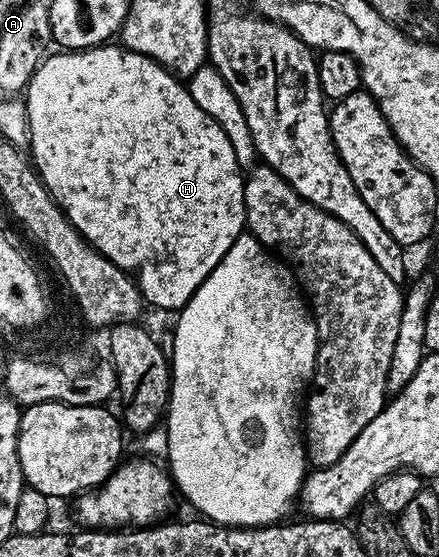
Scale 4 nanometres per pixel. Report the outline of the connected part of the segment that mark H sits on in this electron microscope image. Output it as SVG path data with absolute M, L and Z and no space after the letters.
M105 43L96 46L94 49L82 49L79 51L56 51L53 57L45 56L37 65L35 73L33 73L31 79L28 80L26 86L26 104L28 106L28 140L30 142L30 160L37 173L40 174L40 181L44 186L48 188L48 194L56 198L56 204L64 210L64 214L68 217L68 222L78 230L84 236L85 241L92 246L93 249L97 249L103 257L110 259L118 266L119 269L125 271L133 271L132 269L140 269L140 277L138 276L138 284L140 291L145 302L148 301L156 309L173 309L173 311L179 311L184 308L184 304L188 302L194 295L194 291L198 291L198 287L203 283L205 279L210 275L210 271L214 271L214 267L218 267L218 263L222 259L222 255L226 255L226 251L230 251L230 247L234 243L234 239L238 239L240 234L245 232L246 222L244 220L244 178L245 174L242 172L242 168L238 164L234 155L234 147L230 145L230 141L225 135L222 127L202 111L201 107L198 107L194 99L191 98L189 90L186 88L185 82L181 78L177 77L175 73L167 70L164 66L157 63L157 61L151 61L146 55L141 53L135 53L132 49L125 49L116 43Z

